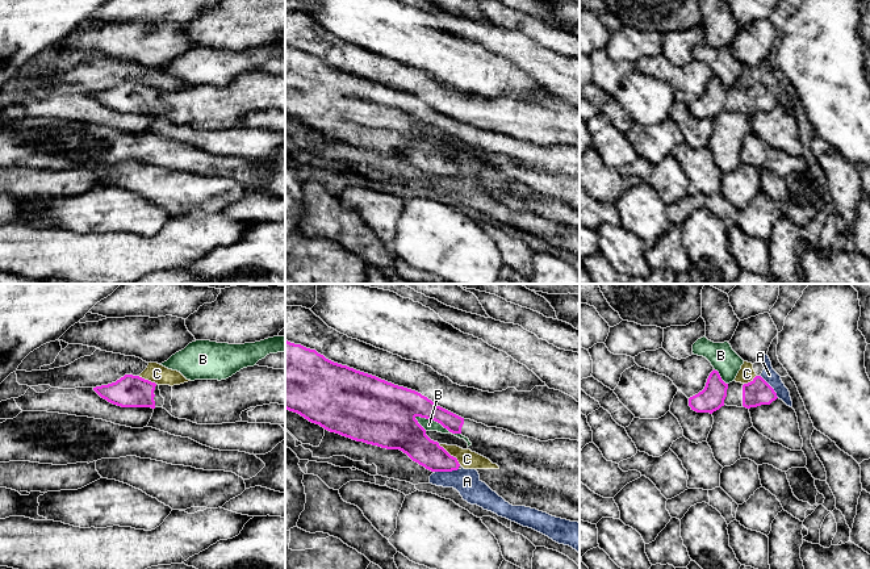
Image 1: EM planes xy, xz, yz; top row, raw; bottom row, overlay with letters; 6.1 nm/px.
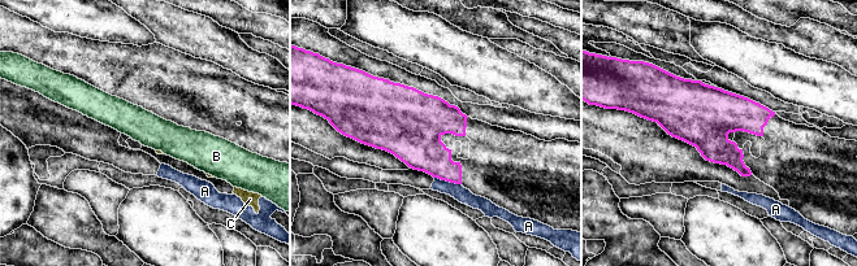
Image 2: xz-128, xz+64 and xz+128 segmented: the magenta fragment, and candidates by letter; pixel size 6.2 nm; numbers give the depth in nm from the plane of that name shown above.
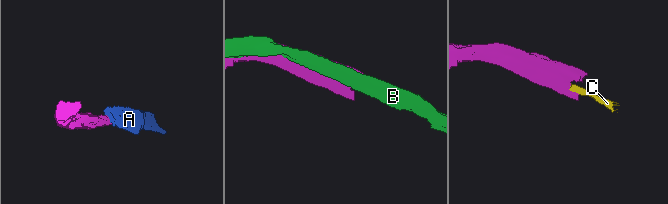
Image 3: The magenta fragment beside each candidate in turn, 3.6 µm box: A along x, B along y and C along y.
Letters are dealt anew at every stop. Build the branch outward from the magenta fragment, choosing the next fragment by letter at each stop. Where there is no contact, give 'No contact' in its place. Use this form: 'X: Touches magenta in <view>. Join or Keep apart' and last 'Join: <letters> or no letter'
A: Touches magenta in xz. Keep apart
B: Touches magenta in xz. Keep apart
C: Touches magenta in xz. Keep apart
Join: no letter

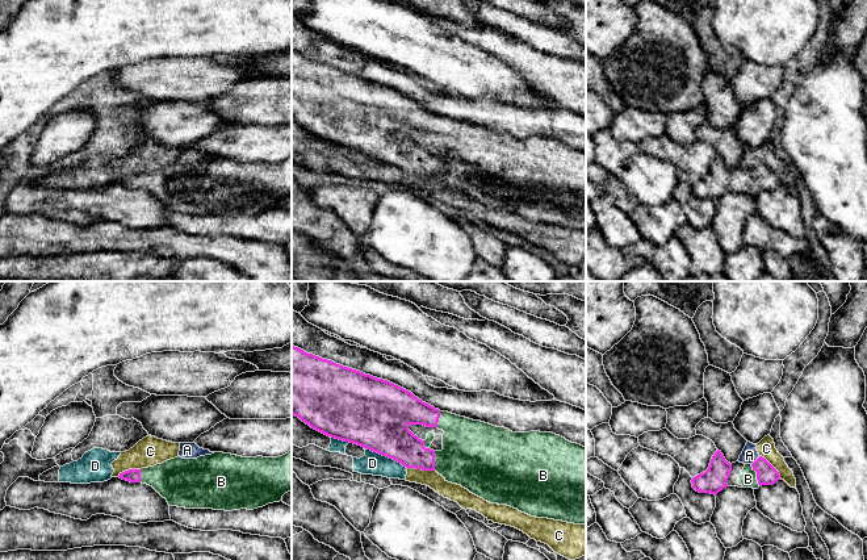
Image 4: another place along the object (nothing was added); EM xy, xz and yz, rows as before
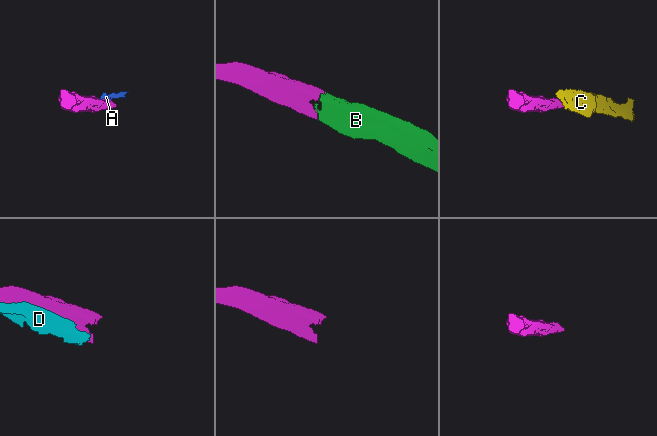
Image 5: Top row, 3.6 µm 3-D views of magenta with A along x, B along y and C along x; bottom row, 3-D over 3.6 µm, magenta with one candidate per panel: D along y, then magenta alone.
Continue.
A: Touches magenta in yz. Keep apart
B: Touches magenta in yz. Join
C: Touches magenta in xz. Keep apart
D: Touches magenta in xz. Keep apart
Join: B

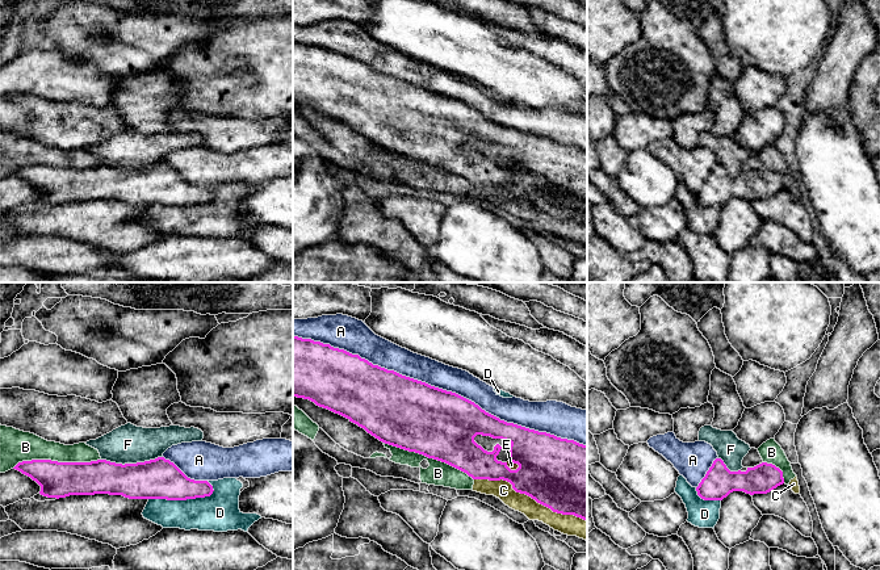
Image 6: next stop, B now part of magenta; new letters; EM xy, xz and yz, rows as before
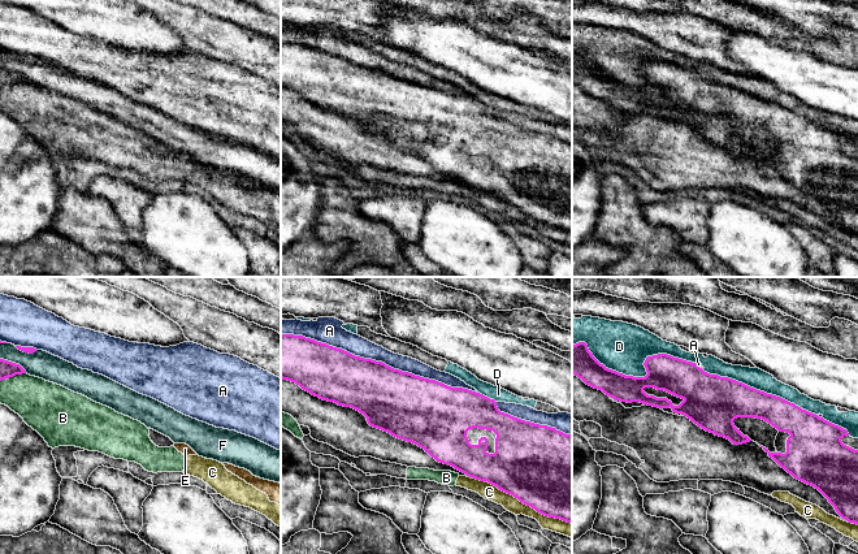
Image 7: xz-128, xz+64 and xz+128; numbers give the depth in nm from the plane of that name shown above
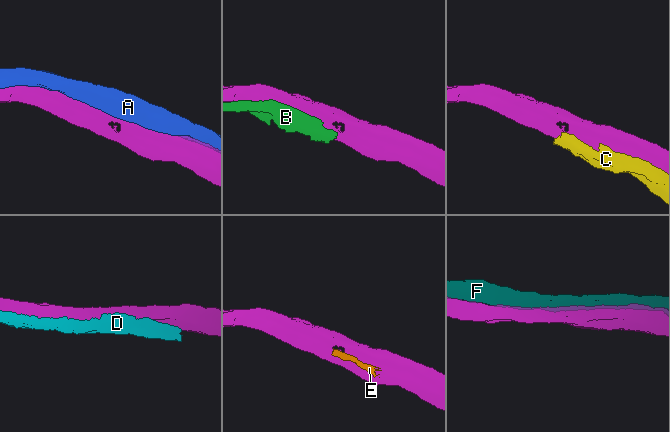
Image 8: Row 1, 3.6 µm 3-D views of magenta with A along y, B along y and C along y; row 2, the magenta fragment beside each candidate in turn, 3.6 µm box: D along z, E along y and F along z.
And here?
A: Touches magenta in xz. Keep apart
B: Touches magenta in xz. Keep apart
C: Touches magenta in xz. Keep apart
D: Touches magenta in xy. Keep apart
E: Touches magenta in xz. Keep apart
F: Touches magenta in xy. Keep apart
Join: no letter

